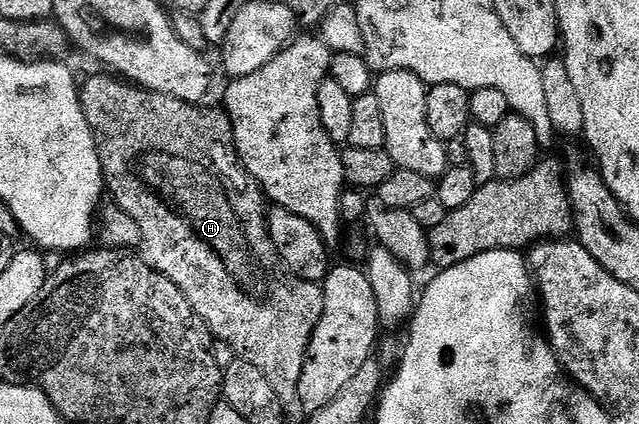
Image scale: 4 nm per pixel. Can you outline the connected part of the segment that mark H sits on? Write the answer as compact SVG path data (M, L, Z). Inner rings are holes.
M103 74L107 75L91 75L87 80L82 80L79 88L79 100L81 109L85 113L85 121L89 121L89 129L95 138L106 190L109 195L112 195L110 198L113 203L133 217L138 228L141 229L138 254L142 255L143 260L152 269L169 277L169 281L173 281L173 285L177 285L177 289L181 289L181 293L185 293L185 297L191 302L195 312L203 318L205 325L218 342L230 345L235 350L236 356L249 361L249 365L257 365L257 369L261 369L261 373L265 373L265 381L269 381L269 385L273 385L273 393L277 393L277 397L282 403L285 405L294 404L299 398L301 369L305 369L307 350L311 344L313 329L317 329L317 321L321 321L321 313L325 309L325 297L320 284L310 283L291 274L279 260L279 254L273 249L273 241L267 232L263 188L244 169L243 162L239 159L231 118L227 116L226 110L219 108L218 111L215 107L207 107L208 105L186 103L177 97L169 97L156 91L144 91L114 74Z

